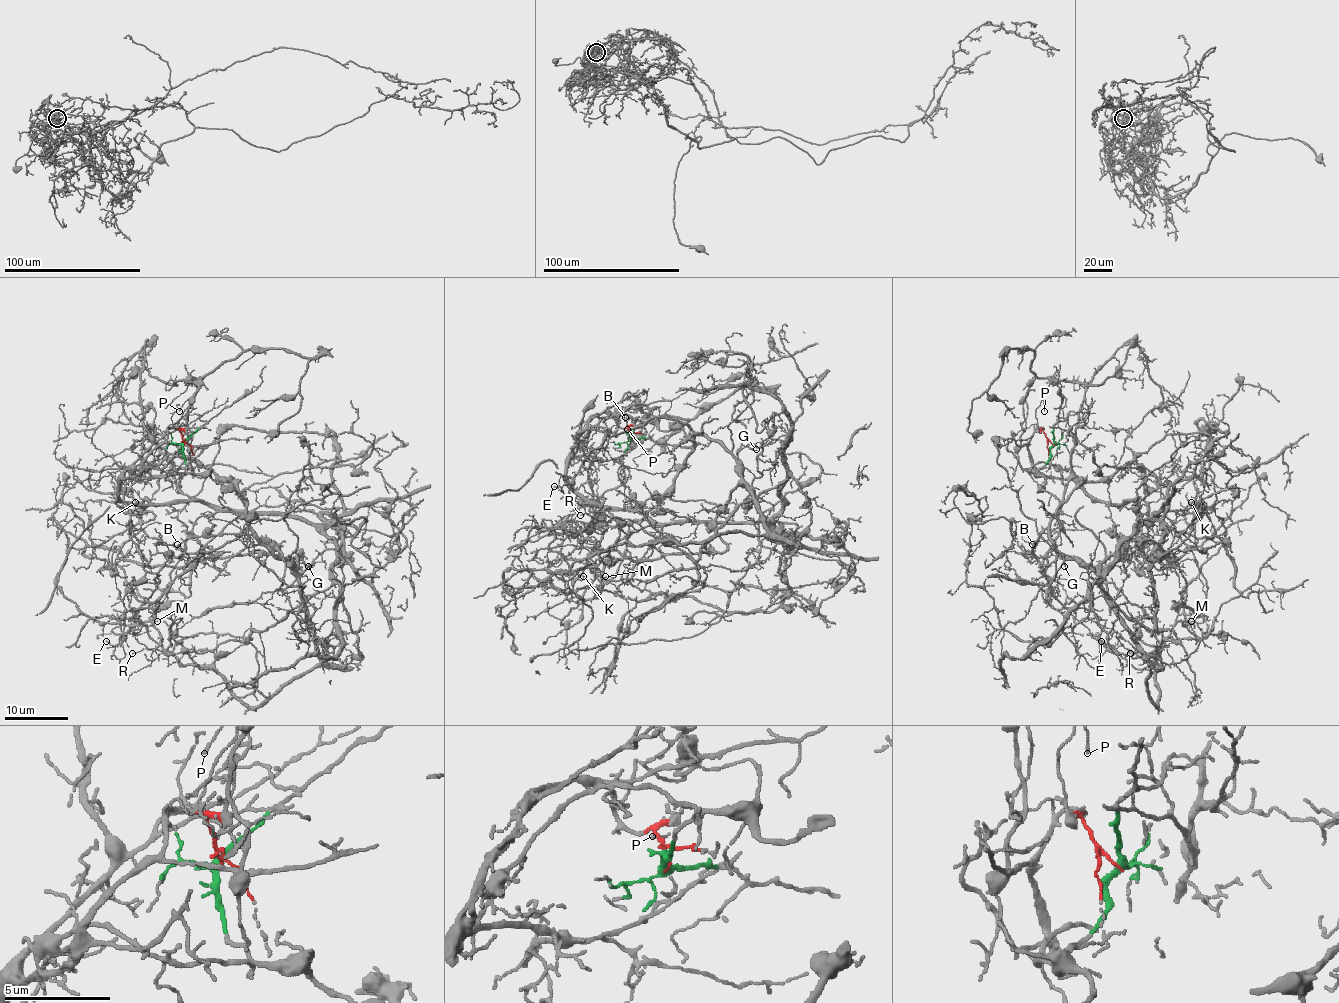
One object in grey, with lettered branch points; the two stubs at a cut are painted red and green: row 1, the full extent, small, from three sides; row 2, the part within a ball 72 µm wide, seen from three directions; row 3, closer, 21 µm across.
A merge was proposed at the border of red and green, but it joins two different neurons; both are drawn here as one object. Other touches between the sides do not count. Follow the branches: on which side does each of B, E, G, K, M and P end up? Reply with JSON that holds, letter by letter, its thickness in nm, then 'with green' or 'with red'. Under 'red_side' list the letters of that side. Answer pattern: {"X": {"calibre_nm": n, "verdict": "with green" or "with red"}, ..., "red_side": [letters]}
{"B": {"calibre_nm": 110, "verdict": "with green"}, "E": {"calibre_nm": 110, "verdict": "with green"}, "G": {"calibre_nm": 110, "verdict": "with green"}, "K": {"calibre_nm": 110, "verdict": "with red"}, "M": {"calibre_nm": 90, "verdict": "with green"}, "P": {"calibre_nm": 110, "verdict": "with red"}, "red_side": ["K", "P"]}

